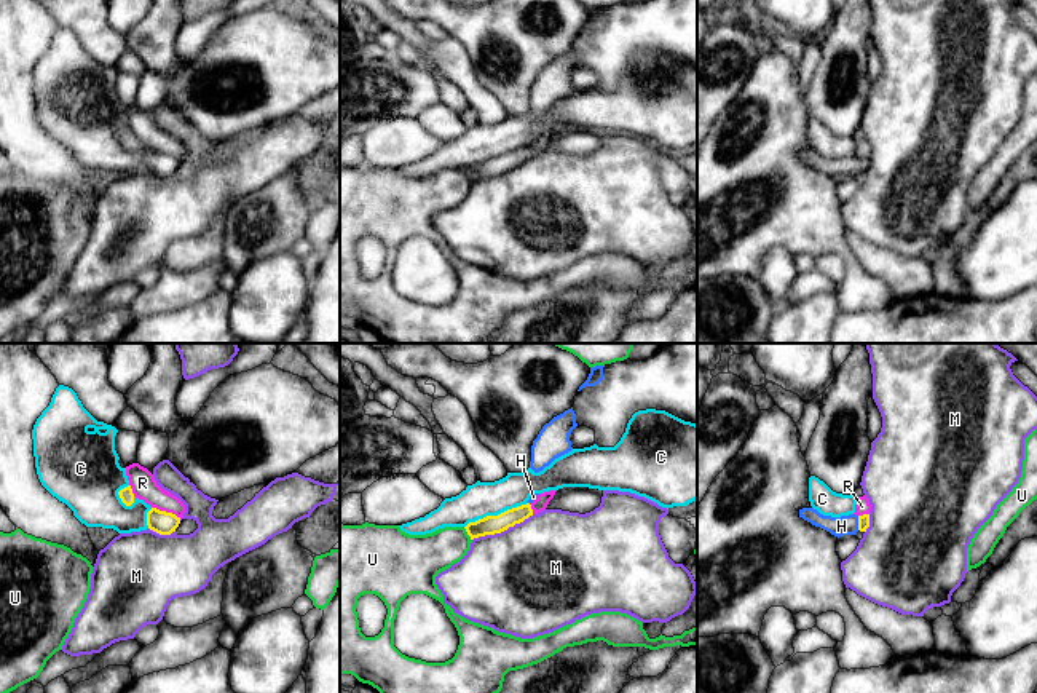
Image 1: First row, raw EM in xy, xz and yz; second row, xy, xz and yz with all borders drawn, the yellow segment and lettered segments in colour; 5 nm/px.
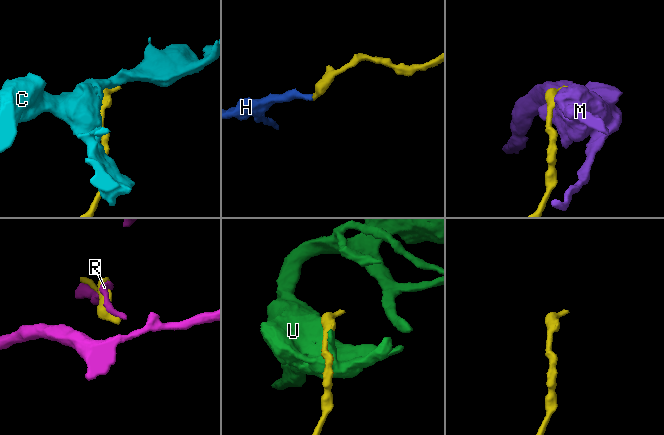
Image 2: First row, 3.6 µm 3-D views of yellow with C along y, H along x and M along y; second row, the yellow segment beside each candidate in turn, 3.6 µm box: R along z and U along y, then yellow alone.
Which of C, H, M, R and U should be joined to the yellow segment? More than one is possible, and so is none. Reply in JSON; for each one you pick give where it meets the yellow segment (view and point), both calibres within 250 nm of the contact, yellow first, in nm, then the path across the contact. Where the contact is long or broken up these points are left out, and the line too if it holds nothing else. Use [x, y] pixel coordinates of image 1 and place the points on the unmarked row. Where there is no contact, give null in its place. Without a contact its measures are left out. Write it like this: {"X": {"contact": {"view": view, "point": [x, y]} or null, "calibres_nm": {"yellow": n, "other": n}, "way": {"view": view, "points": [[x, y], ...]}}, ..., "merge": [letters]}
{"H": {"contact": {"view": "yz", "point": [859, 165]}, "calibres_nm": {"yellow": 60, "other": 100}}, "merge": ["H"]}

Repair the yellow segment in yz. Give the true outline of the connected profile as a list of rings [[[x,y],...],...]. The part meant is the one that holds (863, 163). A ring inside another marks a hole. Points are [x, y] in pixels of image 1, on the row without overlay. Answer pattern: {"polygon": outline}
{"polygon": [[[802,150],[799,152],[799,160],[802,160],[815,169],[830,174],[838,180],[844,177],[857,177],[858,172],[866,174],[866,171],[869,169],[869,156],[849,156],[841,160],[831,160],[820,156],[814,150]]]}

